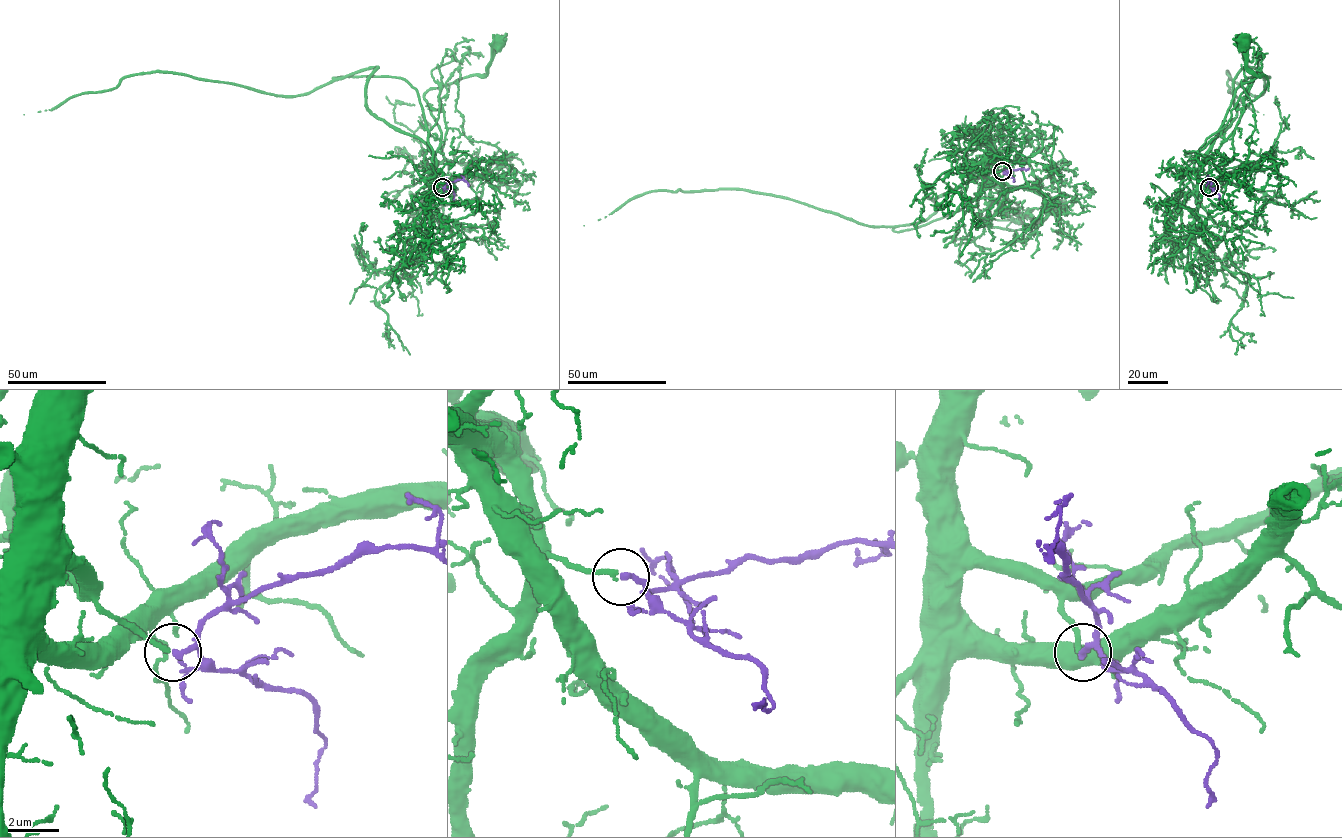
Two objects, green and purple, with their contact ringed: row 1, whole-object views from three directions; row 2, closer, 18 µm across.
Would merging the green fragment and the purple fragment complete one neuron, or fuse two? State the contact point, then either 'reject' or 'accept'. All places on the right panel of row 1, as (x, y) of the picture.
at (1209, 187); accept

